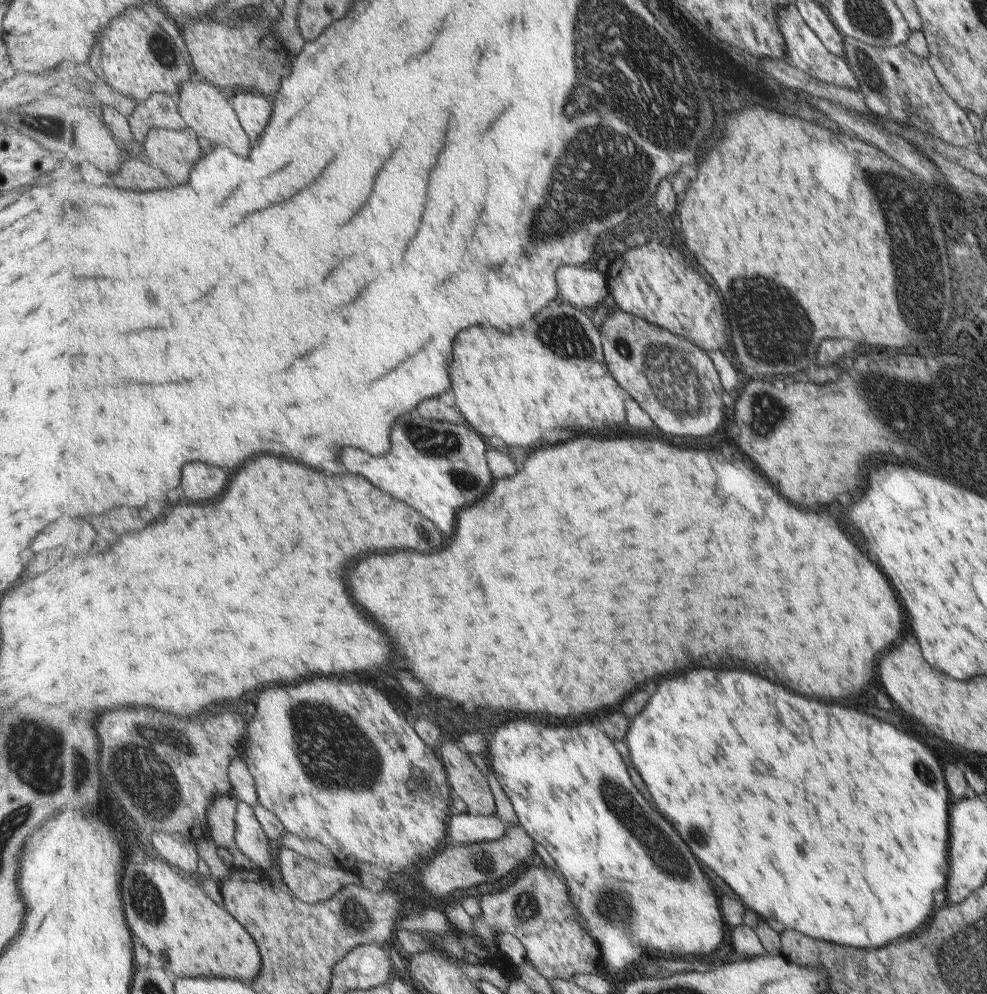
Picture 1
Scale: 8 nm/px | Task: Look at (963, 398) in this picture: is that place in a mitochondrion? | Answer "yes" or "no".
yes

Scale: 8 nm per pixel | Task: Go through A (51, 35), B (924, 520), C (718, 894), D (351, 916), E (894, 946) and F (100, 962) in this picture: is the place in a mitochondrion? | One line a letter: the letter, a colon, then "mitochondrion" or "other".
A: other
B: other
C: other
D: mitochondrion
E: other
F: other

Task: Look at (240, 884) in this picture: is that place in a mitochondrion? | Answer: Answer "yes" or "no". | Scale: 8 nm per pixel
no

